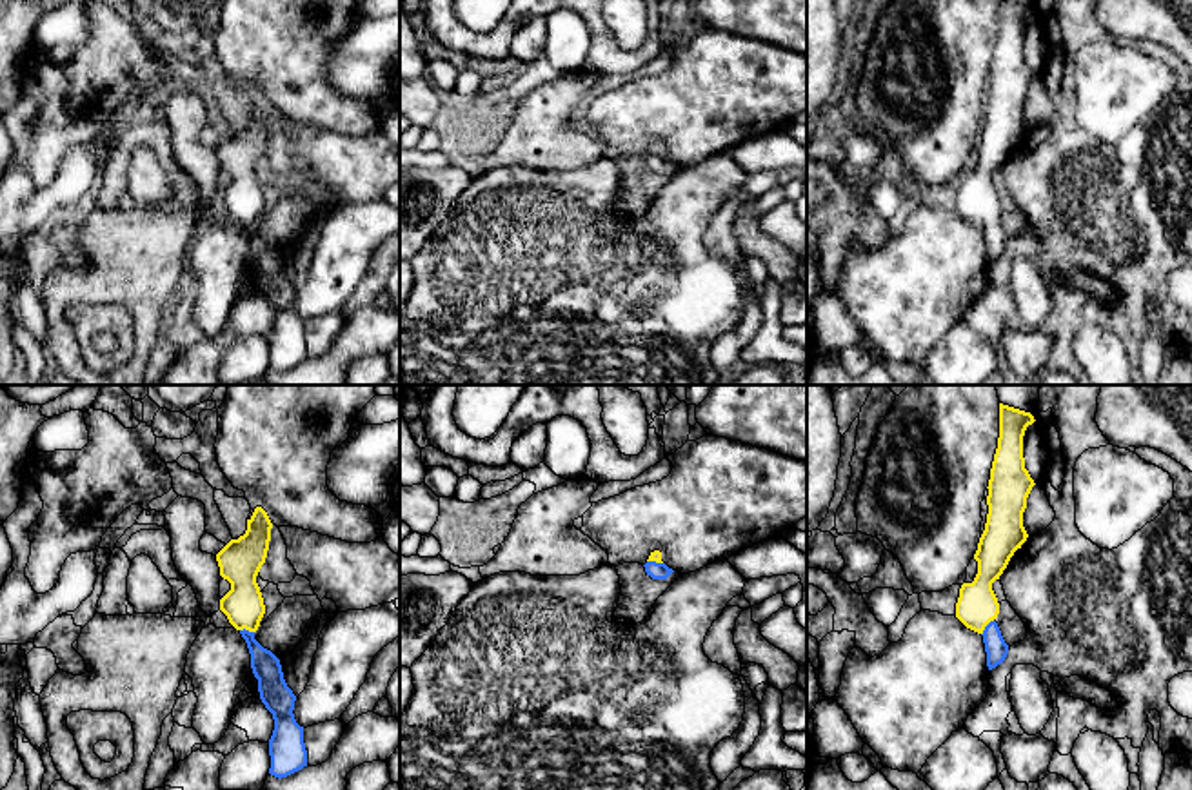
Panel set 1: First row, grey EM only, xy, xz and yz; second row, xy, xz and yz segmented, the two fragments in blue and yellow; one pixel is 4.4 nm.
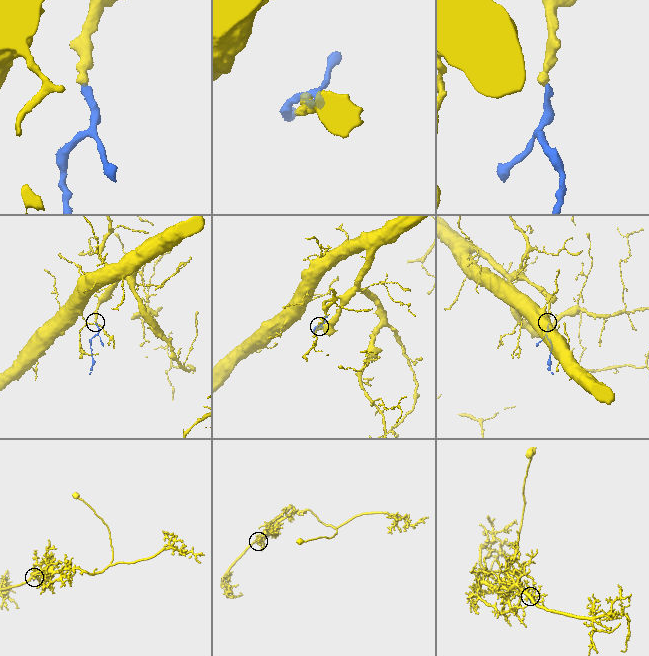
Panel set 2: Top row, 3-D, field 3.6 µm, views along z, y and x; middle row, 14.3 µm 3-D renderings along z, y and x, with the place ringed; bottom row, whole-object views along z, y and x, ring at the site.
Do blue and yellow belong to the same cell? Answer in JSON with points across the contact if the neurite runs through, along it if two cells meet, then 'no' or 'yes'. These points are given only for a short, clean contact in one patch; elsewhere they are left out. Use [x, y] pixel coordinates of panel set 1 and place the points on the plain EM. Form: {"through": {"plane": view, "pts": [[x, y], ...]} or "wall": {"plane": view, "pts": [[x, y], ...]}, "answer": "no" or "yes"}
{"through": {"plane": "yz", "pts": [[996, 242], [993, 227], [985, 220], [976, 200]]}, "answer": "yes"}

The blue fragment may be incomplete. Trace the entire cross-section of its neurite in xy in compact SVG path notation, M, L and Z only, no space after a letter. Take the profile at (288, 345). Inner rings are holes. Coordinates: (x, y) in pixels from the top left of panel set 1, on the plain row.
M256 100L247 113L245 127L231 133L216 147L216 154L220 169L231 176L231 183L220 193L220 203L247 236L260 292L274 312L269 332L269 367L282 372L307 360L307 343L303 320L293 307L296 289L283 272L280 252L254 232L265 207L256 169L267 151L271 122L267 105Z

